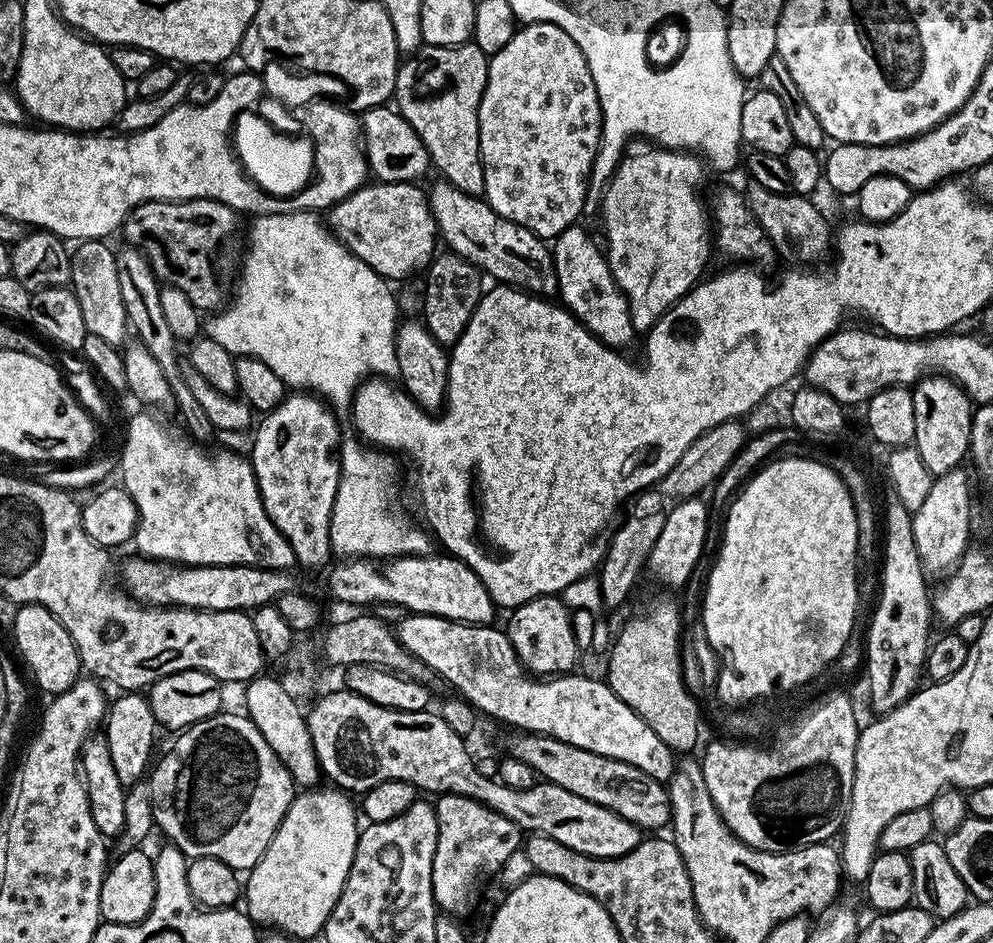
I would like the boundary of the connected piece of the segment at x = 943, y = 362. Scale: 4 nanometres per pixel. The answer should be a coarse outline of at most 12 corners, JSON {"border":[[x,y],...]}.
{"border":[[841,327],[802,369],[839,404],[929,375],[968,388],[968,334]]}

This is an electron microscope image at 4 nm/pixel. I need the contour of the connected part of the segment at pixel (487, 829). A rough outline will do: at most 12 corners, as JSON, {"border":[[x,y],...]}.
{"border":[[439,797],[432,893],[468,916],[522,830],[482,802]]}

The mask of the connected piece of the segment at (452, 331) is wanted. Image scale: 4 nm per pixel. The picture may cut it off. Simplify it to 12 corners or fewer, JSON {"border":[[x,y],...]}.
{"border":[[444,250],[423,277],[422,322],[462,338],[482,295],[480,269]]}

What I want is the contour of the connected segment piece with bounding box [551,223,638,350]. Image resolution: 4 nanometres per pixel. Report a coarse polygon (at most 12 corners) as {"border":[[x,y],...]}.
{"border":[[571,224],[551,245],[558,300],[608,348],[638,336],[605,249]]}

